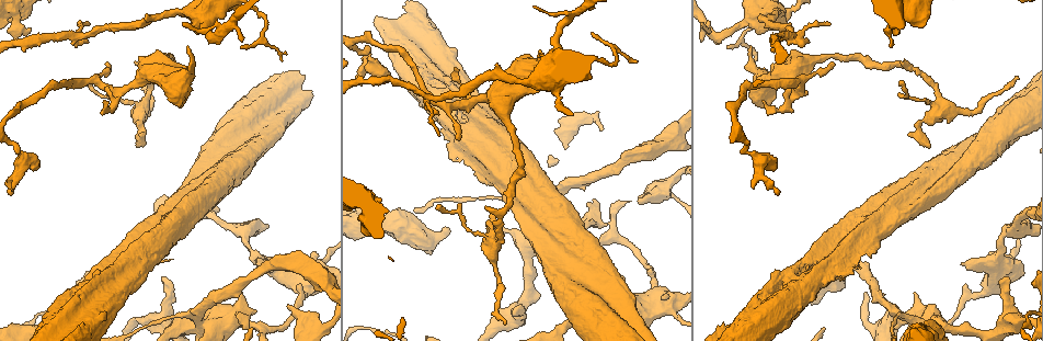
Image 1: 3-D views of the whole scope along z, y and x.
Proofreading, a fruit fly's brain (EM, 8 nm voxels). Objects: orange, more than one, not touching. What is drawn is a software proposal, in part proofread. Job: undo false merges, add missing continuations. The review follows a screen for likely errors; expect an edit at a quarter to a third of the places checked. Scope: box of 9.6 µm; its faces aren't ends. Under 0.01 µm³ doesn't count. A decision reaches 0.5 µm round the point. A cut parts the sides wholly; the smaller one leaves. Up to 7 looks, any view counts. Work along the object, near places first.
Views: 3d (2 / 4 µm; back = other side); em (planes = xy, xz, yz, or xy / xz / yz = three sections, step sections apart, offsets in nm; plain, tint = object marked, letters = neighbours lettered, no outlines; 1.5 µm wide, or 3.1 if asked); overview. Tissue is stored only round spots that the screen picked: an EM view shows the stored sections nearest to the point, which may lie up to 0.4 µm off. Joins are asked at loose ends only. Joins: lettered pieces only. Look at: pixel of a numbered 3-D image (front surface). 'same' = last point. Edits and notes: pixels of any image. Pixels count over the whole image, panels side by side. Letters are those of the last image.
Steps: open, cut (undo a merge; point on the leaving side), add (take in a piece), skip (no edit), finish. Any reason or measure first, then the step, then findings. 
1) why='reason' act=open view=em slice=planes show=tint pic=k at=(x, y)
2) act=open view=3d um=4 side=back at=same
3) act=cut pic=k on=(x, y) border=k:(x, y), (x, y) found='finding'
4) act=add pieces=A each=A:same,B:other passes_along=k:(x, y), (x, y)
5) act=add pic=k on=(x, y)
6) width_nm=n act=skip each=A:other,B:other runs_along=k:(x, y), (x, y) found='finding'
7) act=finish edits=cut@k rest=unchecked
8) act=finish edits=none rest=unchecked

why='thick end' act=open view=em slice=planes show=letters pic=1 at=(200, 149)

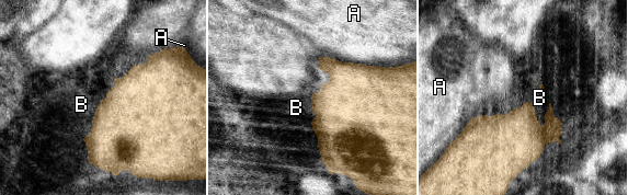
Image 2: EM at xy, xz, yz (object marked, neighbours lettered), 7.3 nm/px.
act=add pieces=B each=A:other,B:same passes_along=2:(516, 139), (535, 112), (539, 98) found='it goes on there'

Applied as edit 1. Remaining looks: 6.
why='redraw' act=open view=overview

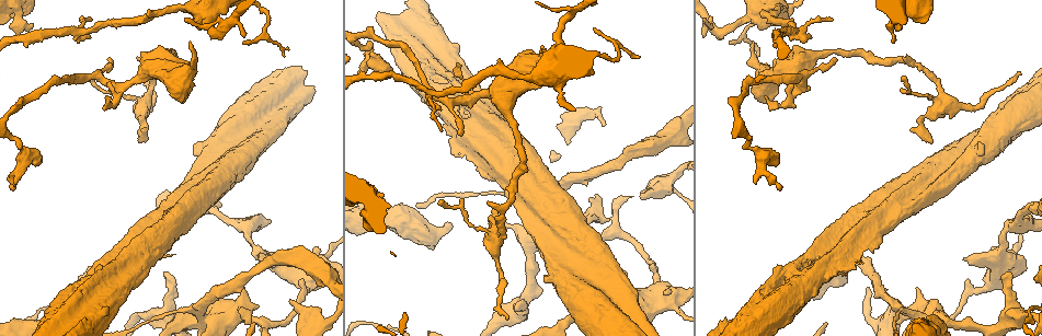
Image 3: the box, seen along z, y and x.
why='thin end' act=open view=3d um=4 pic=3 at=(730, 42)

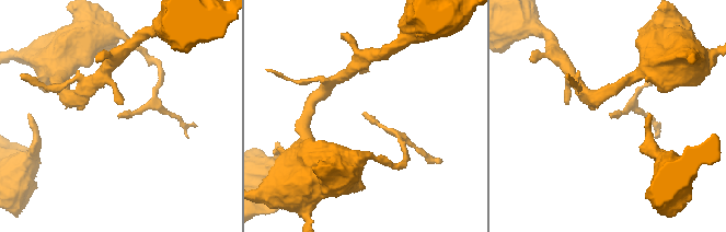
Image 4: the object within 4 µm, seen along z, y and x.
why='now the EM' act=open view=em slice=xz step=8 show=tint pic=4 at=(610, 116)

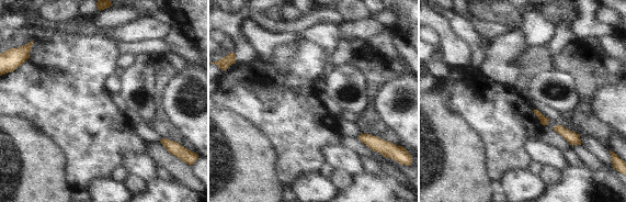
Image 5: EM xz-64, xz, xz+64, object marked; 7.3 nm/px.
act=open view=em slice=xz step=8 show=letters at=same

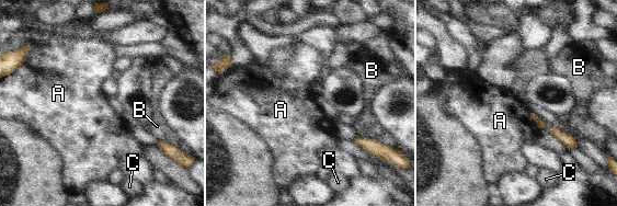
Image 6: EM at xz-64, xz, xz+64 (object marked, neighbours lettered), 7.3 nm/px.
act=skip each=A:other,B:other,C:other border=6:(529, 112), (529, 115), (540, 128) found='no lettered piece goes on from it'

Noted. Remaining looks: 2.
why='branch stops here' act=open view=3d um=2 side=back pic=3 at=(896, 26)

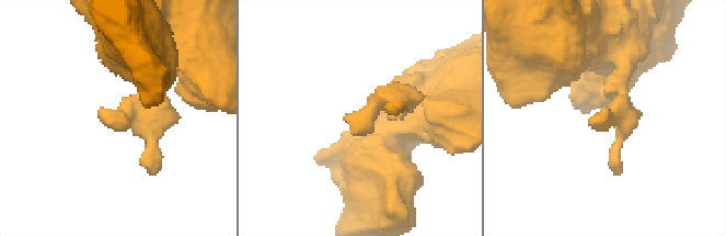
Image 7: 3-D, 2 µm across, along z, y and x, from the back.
act=open view=em slice=planes show=letters pic=7 at=(611, 112)

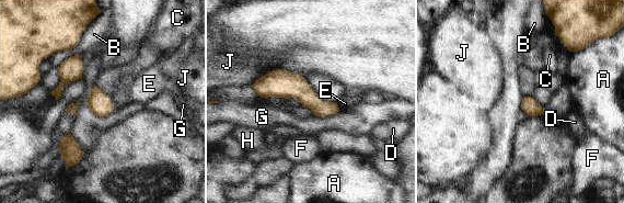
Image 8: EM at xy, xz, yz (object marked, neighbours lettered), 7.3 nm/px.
act=skip each=A:other,B:other,C:other,D:other,E:other,F:other,G:other,H:other,J:other runs_along=8:(256, 85), (296, 86), (335, 110) found='no lettered piece goes on from it'

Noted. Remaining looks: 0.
act=finish edits=add@2 rest=unchecked

